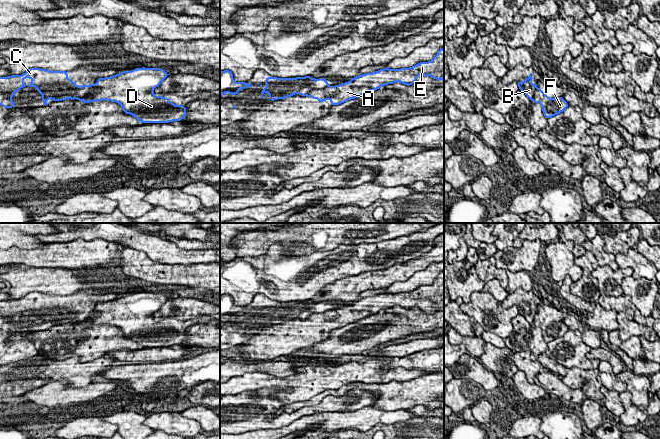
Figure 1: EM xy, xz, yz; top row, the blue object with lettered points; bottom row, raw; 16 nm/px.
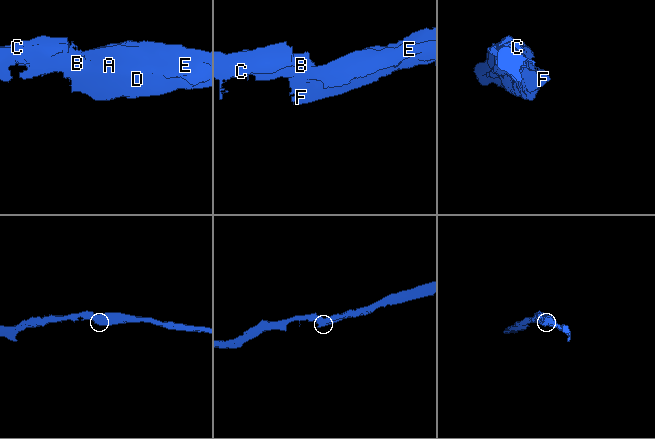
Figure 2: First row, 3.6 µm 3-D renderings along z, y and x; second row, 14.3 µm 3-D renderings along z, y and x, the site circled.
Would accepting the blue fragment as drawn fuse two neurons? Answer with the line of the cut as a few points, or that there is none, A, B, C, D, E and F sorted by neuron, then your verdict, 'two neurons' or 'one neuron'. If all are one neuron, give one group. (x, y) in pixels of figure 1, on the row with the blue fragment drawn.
xy (100, 88), (89, 91), (78, 99) | A D E F / B C | two neurons

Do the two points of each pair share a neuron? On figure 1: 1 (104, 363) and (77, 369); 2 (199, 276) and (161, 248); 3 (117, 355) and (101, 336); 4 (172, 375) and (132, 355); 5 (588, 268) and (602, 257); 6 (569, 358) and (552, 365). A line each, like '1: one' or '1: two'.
1: one
2: two
3: two
4: two
5: two
6: two

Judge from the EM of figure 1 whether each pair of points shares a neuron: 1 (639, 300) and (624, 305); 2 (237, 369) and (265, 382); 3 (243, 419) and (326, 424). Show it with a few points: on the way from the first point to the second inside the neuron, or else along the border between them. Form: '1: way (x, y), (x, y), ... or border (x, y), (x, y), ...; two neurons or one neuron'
1: border (623, 293), (630, 297), (631, 302), (637, 308); two neurons
2: border (268, 373), (245, 372), (230, 379); two neurons
3: border (314, 413), (300, 416), (289, 424), (277, 428); two neurons

